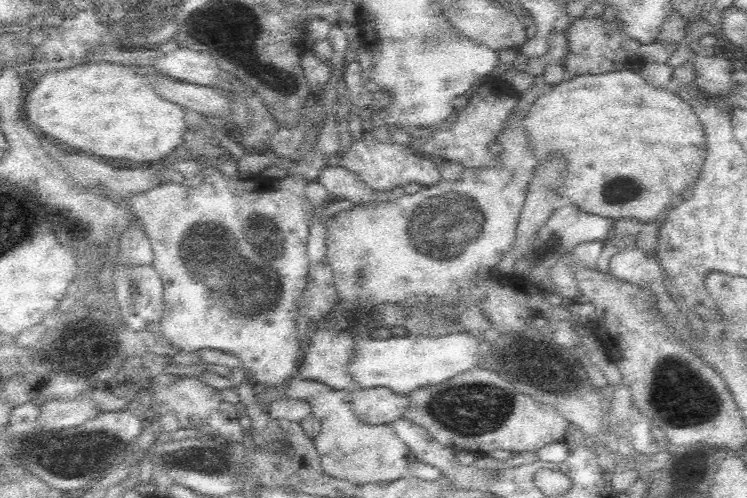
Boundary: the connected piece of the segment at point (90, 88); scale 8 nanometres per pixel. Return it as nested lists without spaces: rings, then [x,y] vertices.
[[[88,62],[68,70],[56,70],[42,76],[38,82],[32,82],[36,88],[26,90],[26,122],[38,124],[44,134],[52,134],[54,138],[78,148],[86,154],[102,156],[102,158],[126,158],[132,162],[156,162],[178,150],[182,144],[182,136],[186,130],[184,110],[164,98],[160,98],[150,78],[142,72],[132,72],[138,68],[120,66],[112,62]]]

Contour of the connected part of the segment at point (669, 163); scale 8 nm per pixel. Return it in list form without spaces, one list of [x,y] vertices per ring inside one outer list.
[[[632,70],[584,74],[556,84],[526,110],[522,126],[536,152],[534,156],[540,162],[552,160],[554,156],[562,156],[566,160],[568,166],[556,182],[556,194],[572,200],[572,204],[582,210],[614,220],[624,218],[638,220],[642,224],[656,222],[670,204],[680,202],[674,202],[672,198],[678,198],[682,190],[698,180],[706,158],[702,124],[698,122],[692,106],[684,102],[684,94],[654,88]]]

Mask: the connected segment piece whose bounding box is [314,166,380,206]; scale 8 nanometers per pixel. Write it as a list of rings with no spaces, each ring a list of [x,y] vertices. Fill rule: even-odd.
[[[326,166],[324,170],[316,172],[316,174],[314,174],[314,178],[324,186],[324,190],[326,190],[326,194],[328,194],[328,198],[330,198],[330,200],[350,200],[350,202],[354,202],[354,204],[358,206],[358,204],[376,202],[378,198],[376,198],[374,194],[380,194],[380,192],[374,192],[372,188],[368,188],[362,180],[358,180],[358,178],[356,178],[356,174],[354,174],[354,172],[346,170],[344,166]]]

